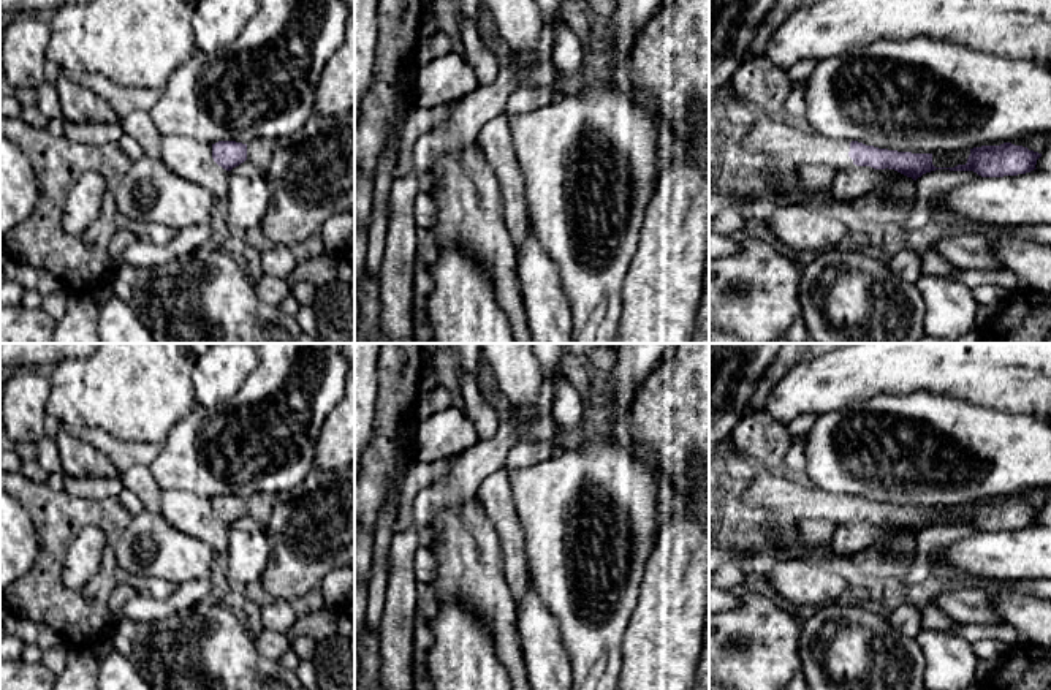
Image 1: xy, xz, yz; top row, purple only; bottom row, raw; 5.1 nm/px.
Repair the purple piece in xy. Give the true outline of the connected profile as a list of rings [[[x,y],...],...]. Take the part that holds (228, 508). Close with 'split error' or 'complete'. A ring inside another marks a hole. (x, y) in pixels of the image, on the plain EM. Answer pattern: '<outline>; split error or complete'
[[[218,495],[212,499],[212,513],[218,521],[231,525],[247,514],[247,499],[236,495]]]; complete

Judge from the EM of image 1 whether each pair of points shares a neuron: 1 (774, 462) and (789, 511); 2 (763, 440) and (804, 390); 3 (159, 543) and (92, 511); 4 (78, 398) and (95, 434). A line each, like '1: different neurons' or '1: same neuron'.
1: different neurons
2: different neurons
3: different neurons
4: different neurons

